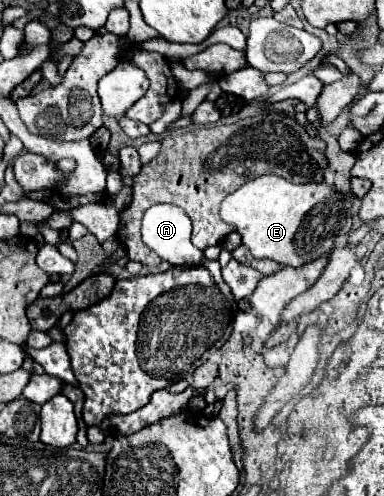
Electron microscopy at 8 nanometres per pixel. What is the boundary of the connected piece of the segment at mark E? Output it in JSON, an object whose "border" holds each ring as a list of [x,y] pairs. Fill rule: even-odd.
{"border":[[[259,176],[237,188],[223,200],[221,218],[237,228],[255,258],[271,258],[293,268],[329,254],[335,238],[349,234],[353,226],[349,196],[333,190],[325,180],[293,184],[279,176]]]}

